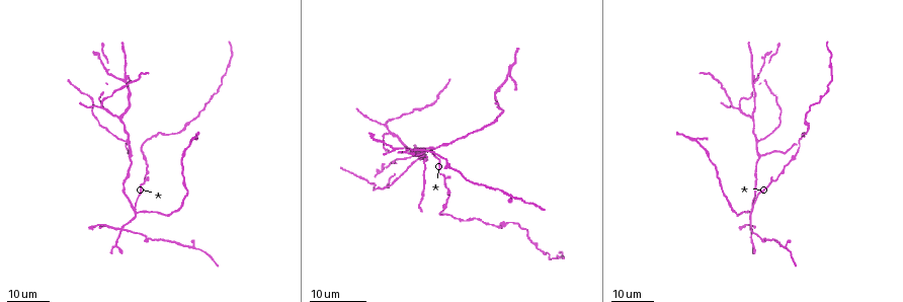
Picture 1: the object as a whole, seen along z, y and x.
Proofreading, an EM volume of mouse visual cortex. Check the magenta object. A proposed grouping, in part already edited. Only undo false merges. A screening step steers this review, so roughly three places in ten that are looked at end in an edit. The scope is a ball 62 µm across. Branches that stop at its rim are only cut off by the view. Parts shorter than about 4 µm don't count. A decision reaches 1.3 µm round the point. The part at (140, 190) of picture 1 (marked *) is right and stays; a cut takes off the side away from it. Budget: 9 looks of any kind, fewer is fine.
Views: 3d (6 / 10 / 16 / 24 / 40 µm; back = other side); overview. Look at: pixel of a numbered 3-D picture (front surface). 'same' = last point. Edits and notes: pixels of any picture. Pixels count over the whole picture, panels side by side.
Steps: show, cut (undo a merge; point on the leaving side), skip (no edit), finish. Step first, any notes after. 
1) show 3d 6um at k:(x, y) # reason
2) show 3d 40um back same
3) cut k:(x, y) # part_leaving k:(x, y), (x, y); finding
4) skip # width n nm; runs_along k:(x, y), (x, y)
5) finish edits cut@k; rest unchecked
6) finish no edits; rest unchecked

show 3d 24um at 1:(757, 142) # looks like a crossing

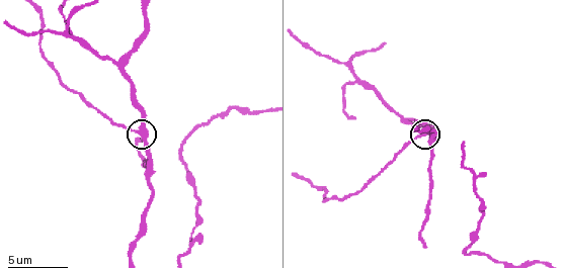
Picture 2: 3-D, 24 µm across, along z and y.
show 3d 10um at 2:(423, 136)

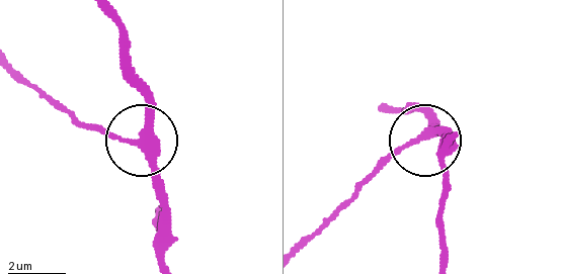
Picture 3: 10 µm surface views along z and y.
skip # arms 4; continuous, no second neuron

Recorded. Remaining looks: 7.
show 3d 10um at 2:(401, 116) # three arms meet

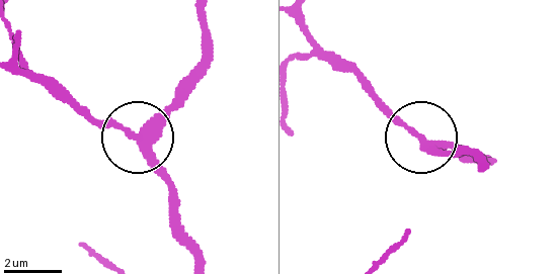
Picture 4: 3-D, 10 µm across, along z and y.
skip # arms 3; runs_along 4:(482, 168), (465, 152), (433, 149), (374, 88); one neuron here

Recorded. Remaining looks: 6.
show 3d 16um at 1:(125, 78) # branch point

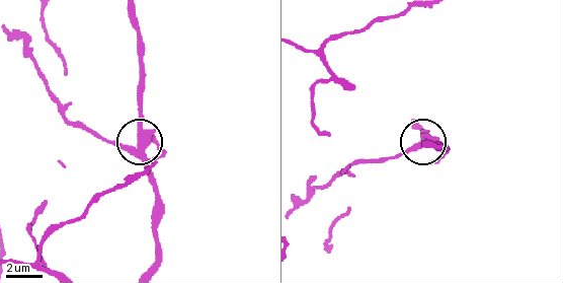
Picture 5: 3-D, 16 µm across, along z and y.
show 3d 6um at 5:(417, 148) # closer look

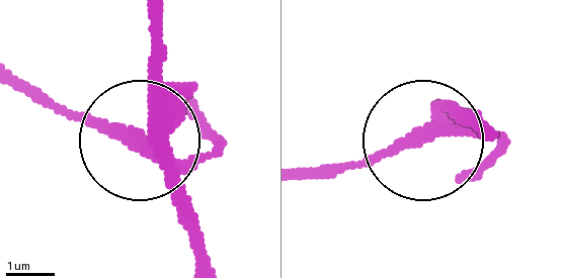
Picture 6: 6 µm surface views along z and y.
cut 6:(111, 131) # width 300 nm; part_leaving 6:(163, 102), (151, 122), (114, 134), (18, 90); a second neuron is stuck on

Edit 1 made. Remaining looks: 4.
show overview

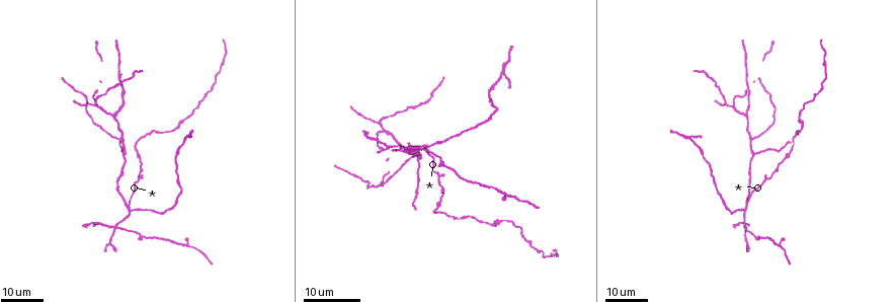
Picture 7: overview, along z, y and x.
show 3d 24um at 7:(749, 98) # sudden change in width

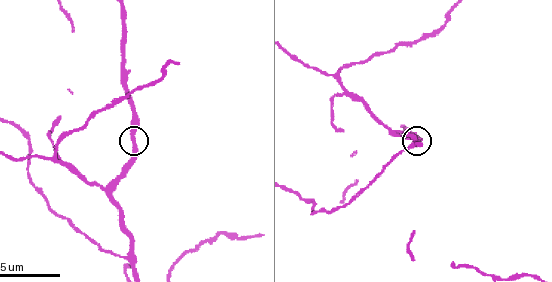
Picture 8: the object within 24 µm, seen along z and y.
show 3d 6um at 8:(134, 140)

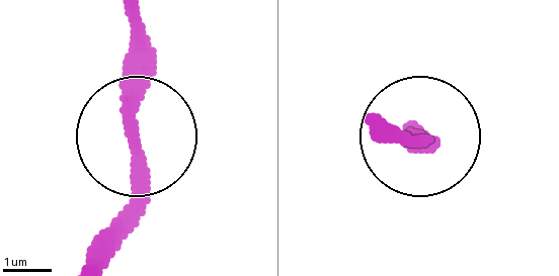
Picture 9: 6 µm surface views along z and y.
skip # runs_along 9:(90, 252), (135, 179), (135, 14); all the same neuron

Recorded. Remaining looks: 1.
finish edits cut@6; rest unchecked

